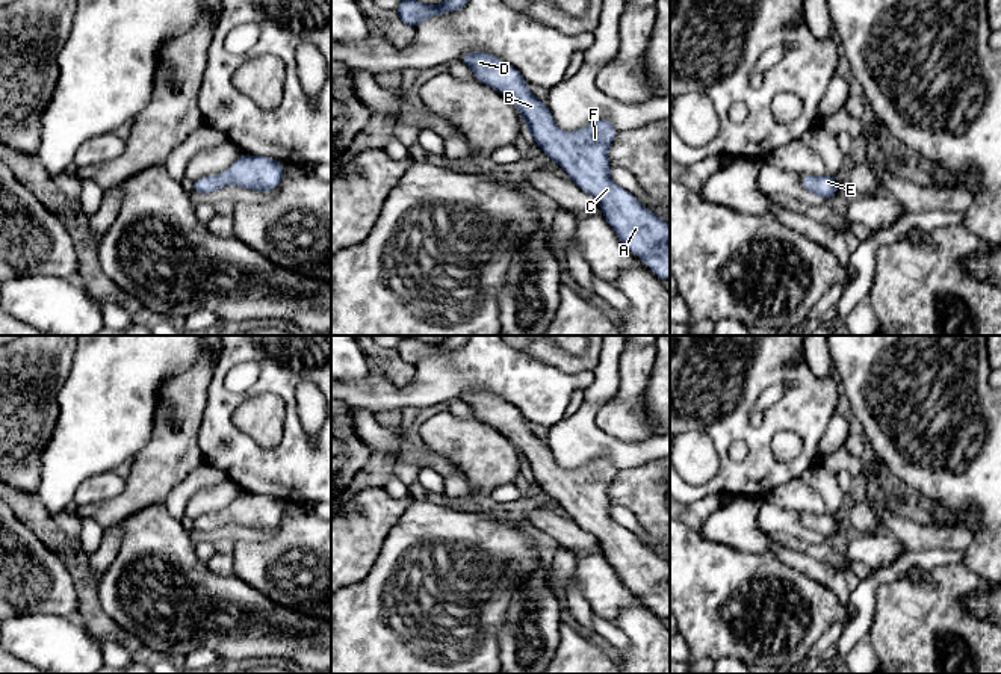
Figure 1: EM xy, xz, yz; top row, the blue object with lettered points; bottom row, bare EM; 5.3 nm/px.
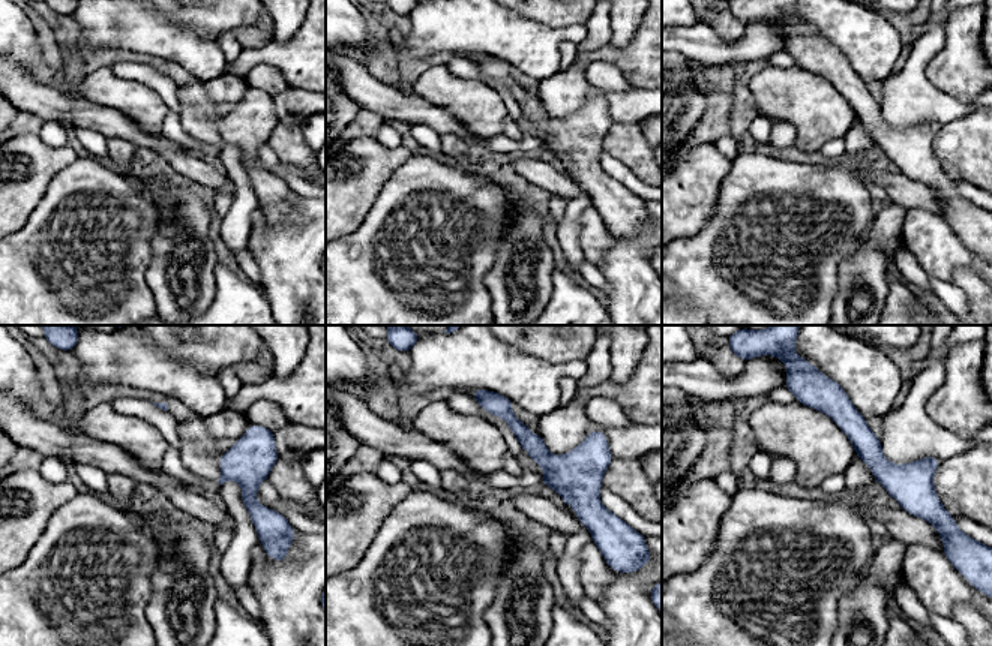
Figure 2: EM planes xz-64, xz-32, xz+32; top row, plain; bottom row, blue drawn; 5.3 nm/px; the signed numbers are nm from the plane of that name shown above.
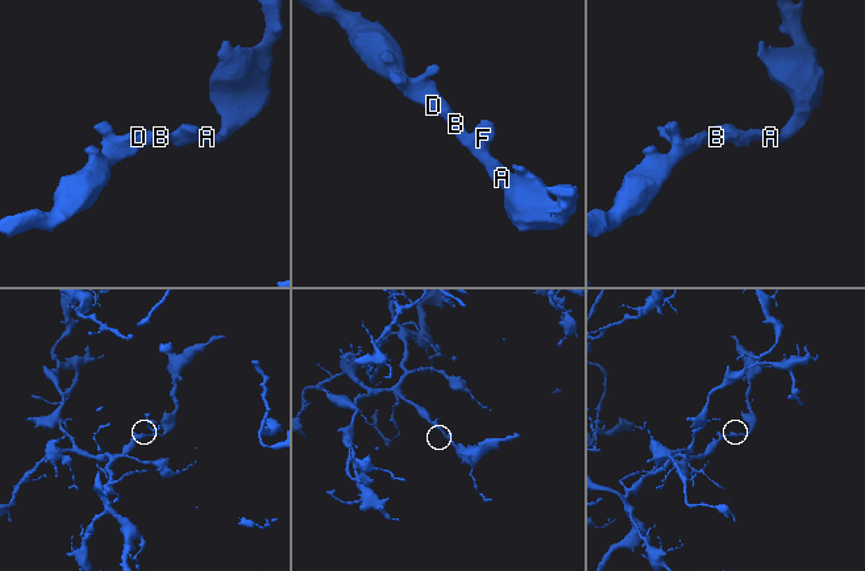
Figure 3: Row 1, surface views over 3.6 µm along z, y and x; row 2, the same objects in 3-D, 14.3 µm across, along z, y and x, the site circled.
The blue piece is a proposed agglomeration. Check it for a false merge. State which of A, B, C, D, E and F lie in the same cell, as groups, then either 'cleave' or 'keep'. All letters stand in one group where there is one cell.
A B C D E F; keep

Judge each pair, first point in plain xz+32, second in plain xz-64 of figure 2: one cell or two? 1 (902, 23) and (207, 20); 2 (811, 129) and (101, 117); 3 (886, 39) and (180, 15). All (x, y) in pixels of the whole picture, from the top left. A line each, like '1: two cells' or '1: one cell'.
1: one cell
2: two cells
3: two cells

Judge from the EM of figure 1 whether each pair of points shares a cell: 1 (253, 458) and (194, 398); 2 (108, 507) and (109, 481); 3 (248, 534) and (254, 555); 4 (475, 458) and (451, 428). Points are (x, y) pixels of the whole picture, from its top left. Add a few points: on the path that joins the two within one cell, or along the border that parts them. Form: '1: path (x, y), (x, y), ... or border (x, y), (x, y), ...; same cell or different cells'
1: border (213, 374), (209, 383), (209, 398), (197, 443); different cells
2: border (126, 479), (126, 487), (117, 496), (73, 507); different cells
3: border (280, 525), (266, 540), (229, 544); different cells
4: path (471, 451), (455, 435); same cell

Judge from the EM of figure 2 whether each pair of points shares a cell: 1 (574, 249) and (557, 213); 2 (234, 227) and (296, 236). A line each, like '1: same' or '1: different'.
1: different
2: different

